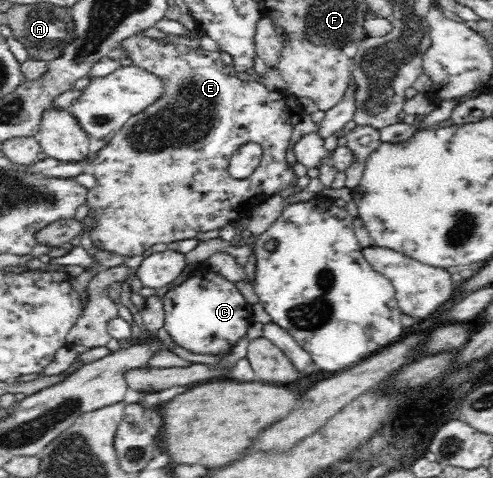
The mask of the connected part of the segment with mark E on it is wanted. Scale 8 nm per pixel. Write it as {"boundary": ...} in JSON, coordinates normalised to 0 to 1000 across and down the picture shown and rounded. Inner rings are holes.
{"boundary":[[[274,69],[258,82],[249,82],[243,94],[249,107],[258,111],[258,119],[266,123],[272,138],[284,140],[302,153],[318,159],[329,174],[329,192],[323,207],[312,211],[278,241],[270,241],[258,251],[231,280],[231,285],[197,316],[187,328],[185,347],[181,356],[191,366],[195,387],[174,408],[172,427],[181,433],[181,444],[189,444],[189,452],[197,456],[197,471],[193,479],[185,479],[183,496],[189,513],[201,523],[233,529],[252,538],[266,538],[286,533],[294,523],[308,515],[335,508],[347,510],[353,504],[367,504],[369,500],[398,498],[404,487],[428,483],[430,479],[450,477],[460,467],[475,467],[491,452],[509,448],[509,437],[521,429],[525,421],[540,418],[566,400],[592,391],[598,395],[602,383],[602,368],[596,364],[592,347],[578,335],[582,328],[582,308],[590,295],[590,276],[594,264],[602,259],[615,243],[615,230],[600,201],[590,195],[572,190],[546,190],[535,178],[521,169],[493,169],[481,161],[481,146],[471,134],[456,134],[442,107],[420,107],[420,103],[391,103],[379,94],[355,94],[355,90],[339,90],[339,86],[325,86],[325,82],[306,82],[294,69]],[[499,299],[525,299],[533,314],[533,328],[527,343],[513,356],[509,366],[493,374],[477,374],[467,368],[462,360],[467,333],[491,303]]]}

